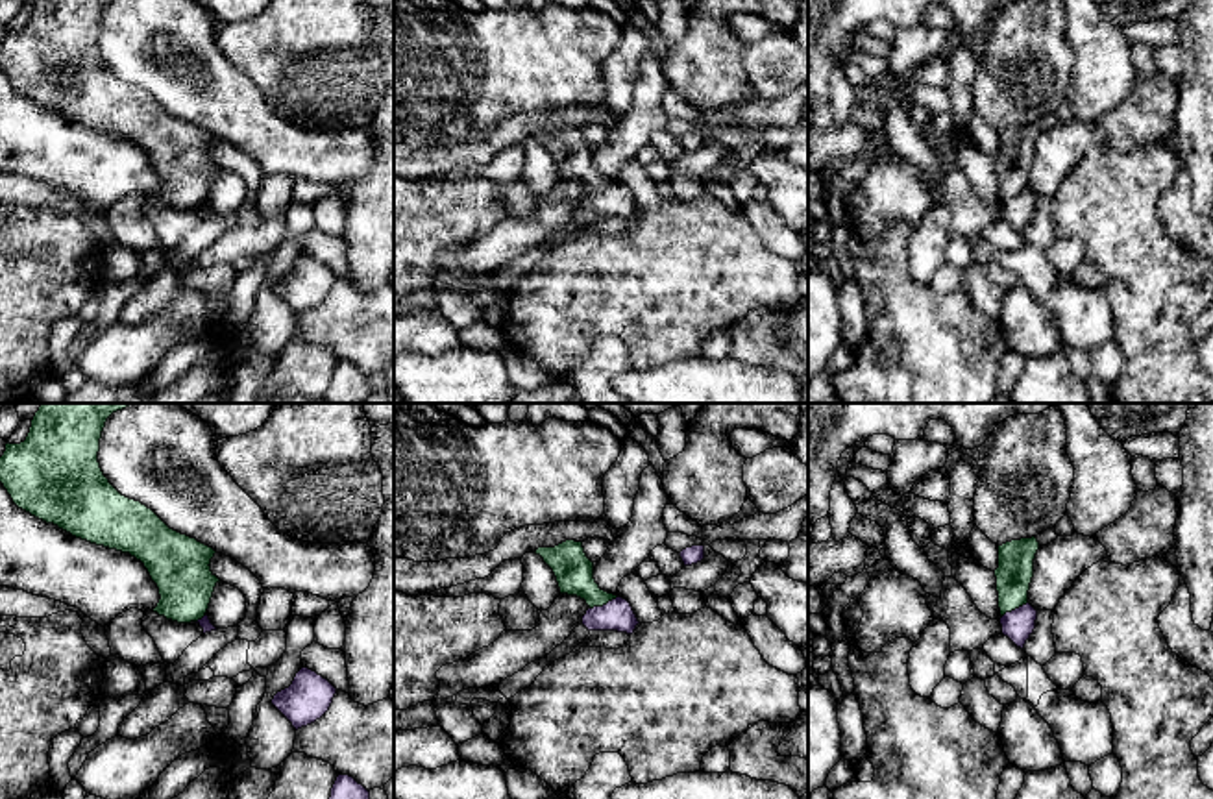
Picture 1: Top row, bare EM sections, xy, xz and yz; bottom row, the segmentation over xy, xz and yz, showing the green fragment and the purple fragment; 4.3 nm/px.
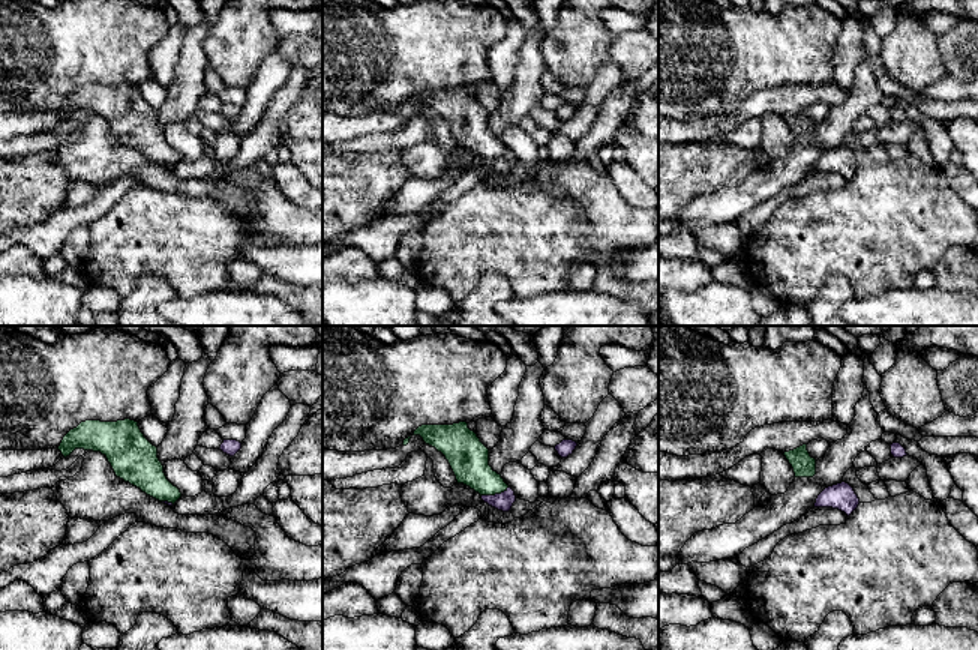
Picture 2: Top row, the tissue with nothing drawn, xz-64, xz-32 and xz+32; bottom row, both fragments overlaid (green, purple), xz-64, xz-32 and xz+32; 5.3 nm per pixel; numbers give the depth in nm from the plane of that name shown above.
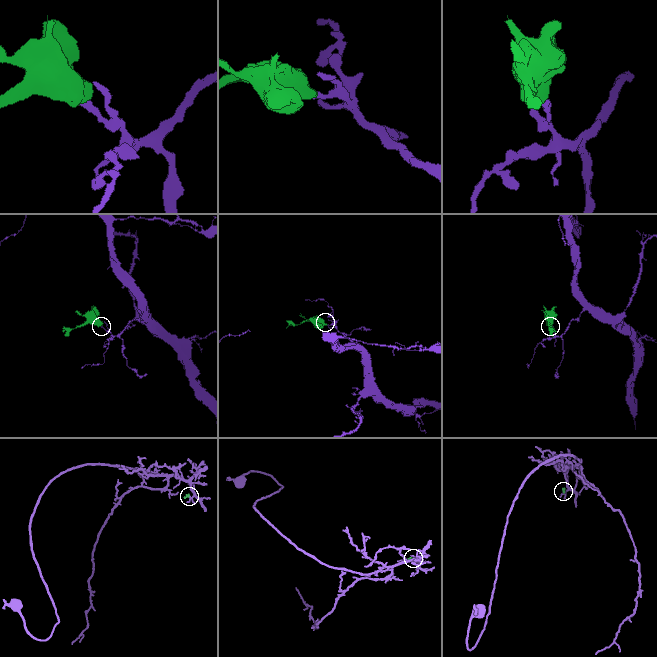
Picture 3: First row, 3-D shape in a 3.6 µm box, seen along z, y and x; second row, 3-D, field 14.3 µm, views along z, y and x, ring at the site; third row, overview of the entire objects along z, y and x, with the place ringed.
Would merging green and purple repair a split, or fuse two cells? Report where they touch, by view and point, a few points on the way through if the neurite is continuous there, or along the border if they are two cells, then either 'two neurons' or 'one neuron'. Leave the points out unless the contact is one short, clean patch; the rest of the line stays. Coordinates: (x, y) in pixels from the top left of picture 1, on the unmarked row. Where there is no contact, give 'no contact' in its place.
contact xz (603, 189); border xz (618, 182), (590, 195); two neurons

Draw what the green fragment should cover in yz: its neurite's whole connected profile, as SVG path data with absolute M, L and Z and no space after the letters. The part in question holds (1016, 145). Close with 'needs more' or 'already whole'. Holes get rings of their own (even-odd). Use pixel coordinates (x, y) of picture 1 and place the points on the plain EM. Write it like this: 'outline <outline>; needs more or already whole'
outline M1035 122L999 131L999 154L995 155L995 163L1000 202L1028 189L1037 135L1039 128Z; already whole

